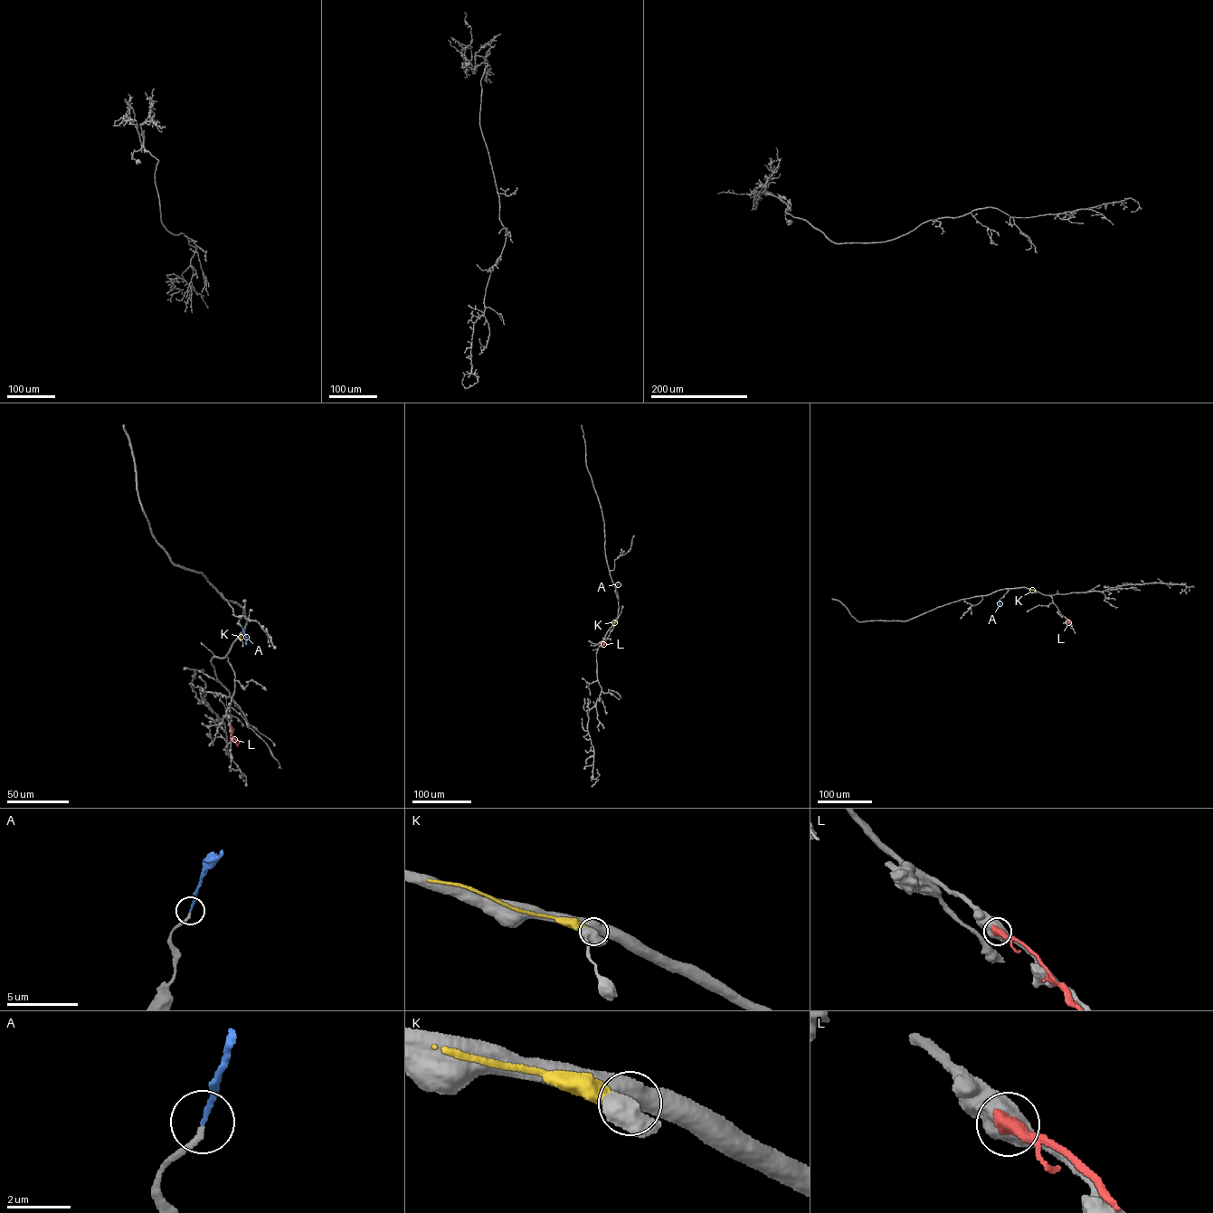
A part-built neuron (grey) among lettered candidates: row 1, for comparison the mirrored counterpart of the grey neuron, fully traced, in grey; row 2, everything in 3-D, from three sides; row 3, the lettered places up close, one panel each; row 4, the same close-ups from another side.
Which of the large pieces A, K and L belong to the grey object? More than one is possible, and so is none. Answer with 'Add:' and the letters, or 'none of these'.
Add: A

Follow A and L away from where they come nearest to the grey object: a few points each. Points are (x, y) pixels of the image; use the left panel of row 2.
A: (241, 626), (246, 644)
L: (230, 725), (238, 746)

